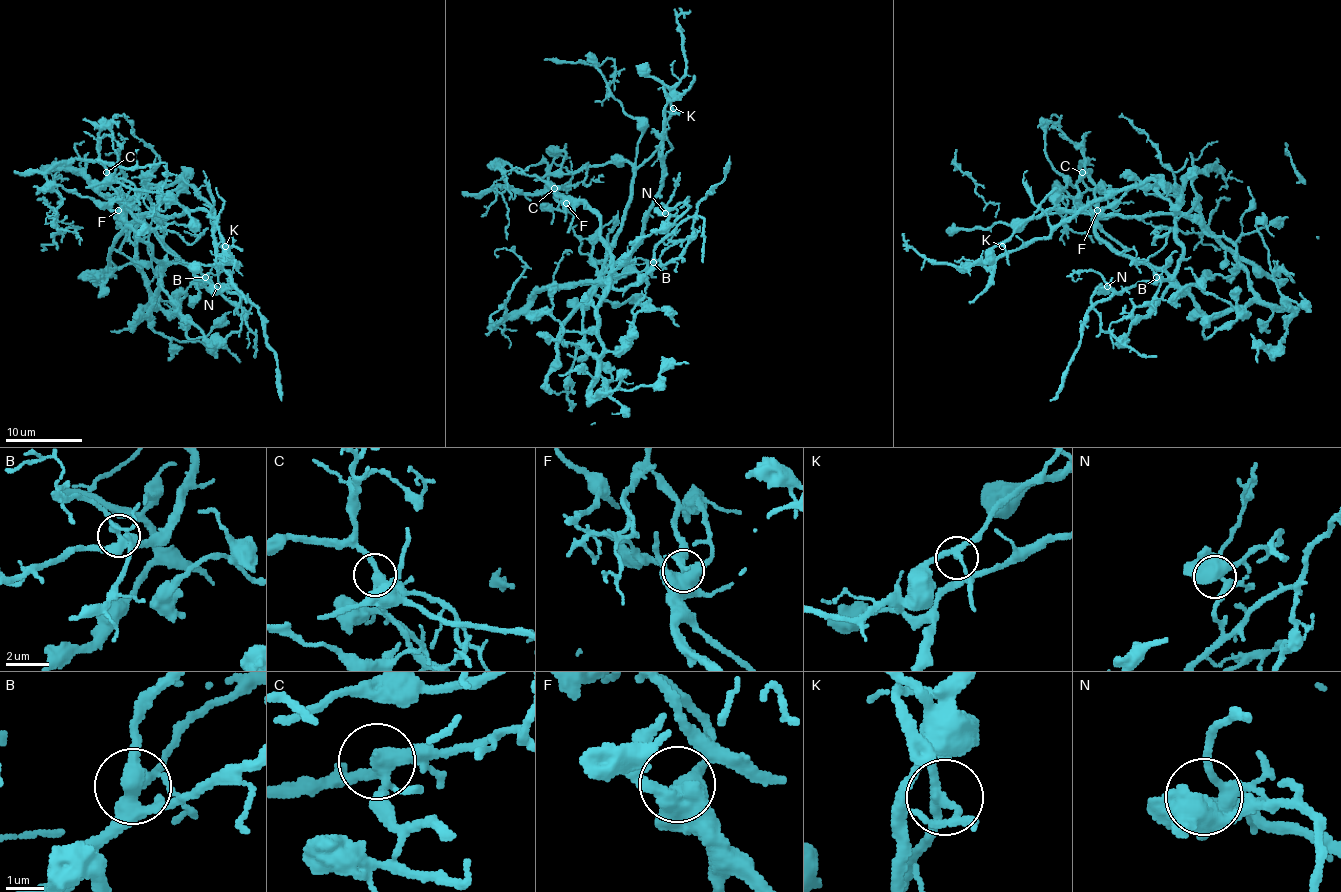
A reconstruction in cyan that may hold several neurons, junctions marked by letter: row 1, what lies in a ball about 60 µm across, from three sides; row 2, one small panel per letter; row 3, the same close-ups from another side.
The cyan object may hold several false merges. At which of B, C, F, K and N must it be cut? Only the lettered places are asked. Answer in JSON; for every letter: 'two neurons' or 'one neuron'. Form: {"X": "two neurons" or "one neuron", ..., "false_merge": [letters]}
{"B": "one neuron", "C": "one neuron", "F": "one neuron", "K": "two neurons", "N": "one neuron", "false_merge": ["K"]}

